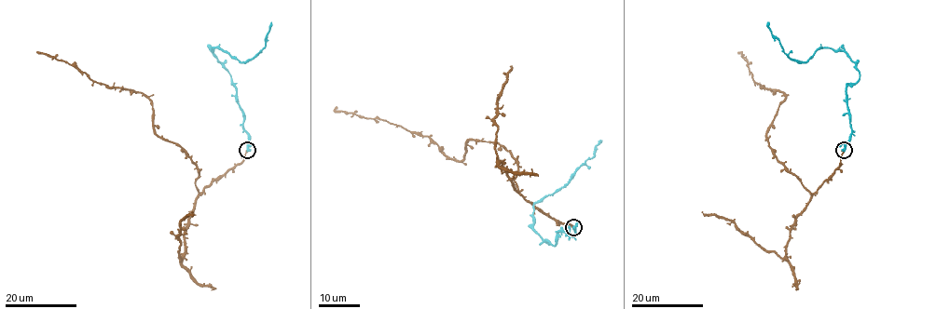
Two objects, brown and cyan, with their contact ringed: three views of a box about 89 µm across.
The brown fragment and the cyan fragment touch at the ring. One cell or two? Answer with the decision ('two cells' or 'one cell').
one cell

